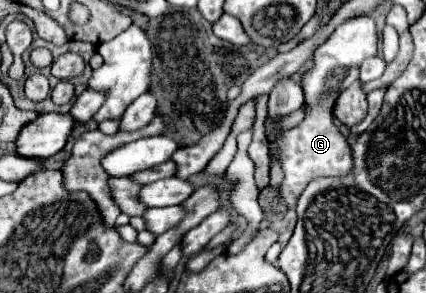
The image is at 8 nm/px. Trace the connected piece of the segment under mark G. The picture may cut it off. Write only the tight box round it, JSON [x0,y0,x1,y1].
[270,16,378,212]

